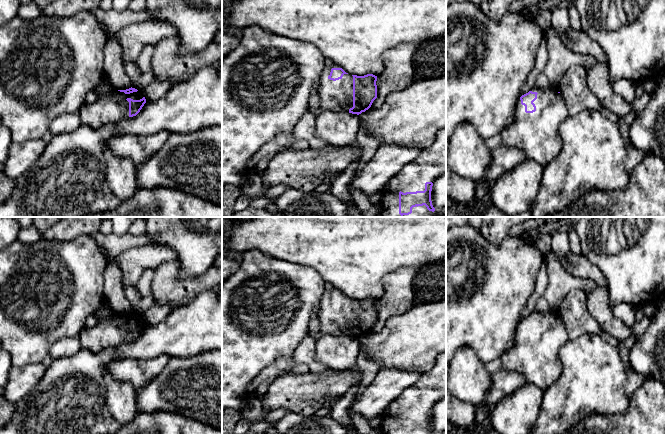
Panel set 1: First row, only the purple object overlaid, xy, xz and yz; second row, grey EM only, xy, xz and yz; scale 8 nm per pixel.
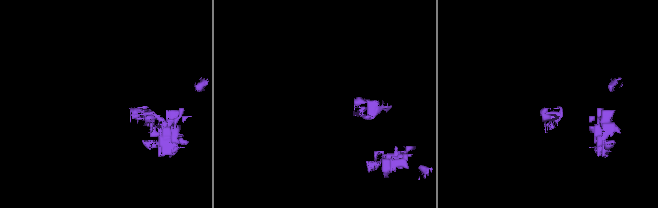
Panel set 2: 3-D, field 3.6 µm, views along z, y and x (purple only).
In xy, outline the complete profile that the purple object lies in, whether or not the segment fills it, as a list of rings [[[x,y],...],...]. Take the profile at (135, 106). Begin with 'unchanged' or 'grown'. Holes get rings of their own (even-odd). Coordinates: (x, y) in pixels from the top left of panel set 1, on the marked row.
grown; [[[131,87],[126,90],[115,90],[111,94],[98,97],[93,103],[84,103],[78,113],[80,115],[82,125],[89,126],[96,130],[106,125],[116,124],[128,116],[136,116],[145,103],[146,99],[144,97],[144,93]]]

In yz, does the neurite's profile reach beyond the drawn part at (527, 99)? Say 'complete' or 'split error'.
split error

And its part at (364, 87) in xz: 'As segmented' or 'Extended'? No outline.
Extended

